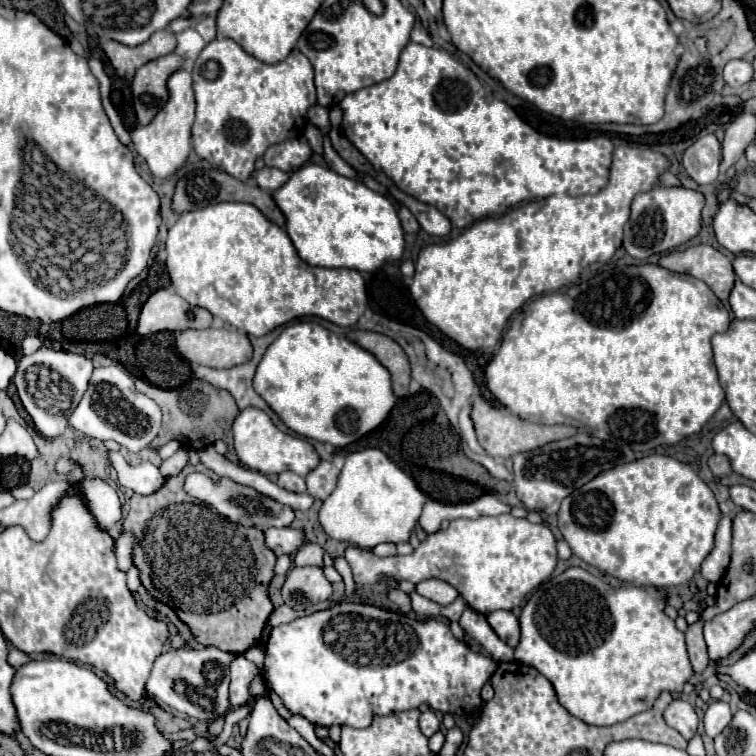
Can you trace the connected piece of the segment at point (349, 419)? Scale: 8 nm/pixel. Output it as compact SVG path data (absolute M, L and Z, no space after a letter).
M318 323L288 325L264 353L256 375L256 393L296 433L346 447L382 425L396 403L388 371L354 341Z

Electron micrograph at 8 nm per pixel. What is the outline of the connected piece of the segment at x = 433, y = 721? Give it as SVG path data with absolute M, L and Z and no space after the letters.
M426 709L426 711L420 713L420 729L422 729L422 733L424 733L426 737L432 737L432 735L438 731L438 727L440 727L440 721L438 721L438 717L434 715L434 711Z

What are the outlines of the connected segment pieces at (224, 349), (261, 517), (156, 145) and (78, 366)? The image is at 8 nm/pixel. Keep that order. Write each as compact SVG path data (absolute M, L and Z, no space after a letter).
M202 329L178 331L176 347L190 363L206 367L236 367L252 359L252 343L244 331L238 329Z
M194 471L194 473L186 475L184 491L188 495L208 503L210 507L214 507L220 515L228 517L230 521L240 523L244 527L256 527L260 531L264 531L268 527L290 527L294 517L296 517L296 511L292 507L282 505L282 503L278 503L278 501L274 501L266 495L260 495L256 489L244 487L244 485L240 485L240 483L228 479L228 477L220 477L220 481L212 481L208 475Z
M184 67L176 69L168 77L168 103L156 113L156 117L146 127L136 127L132 131L134 147L146 159L154 177L172 175L188 159L188 153L192 149L190 129L194 121L194 109L196 109L196 103L194 103L194 91L192 91L192 75Z
M40 347L36 353L20 359L18 371L14 375L14 385L18 389L24 409L32 417L42 437L54 439L66 431L72 411L78 407L84 391L88 389L90 377L92 377L92 363L84 355Z

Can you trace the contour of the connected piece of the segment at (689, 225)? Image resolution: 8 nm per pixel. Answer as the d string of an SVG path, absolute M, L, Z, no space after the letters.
M654 185L650 191L638 193L632 201L632 215L624 225L626 253L636 259L648 259L654 253L662 253L690 241L694 235L698 235L702 227L702 215L700 215L702 207L704 207L704 195L696 189L688 189L682 185L678 187Z

